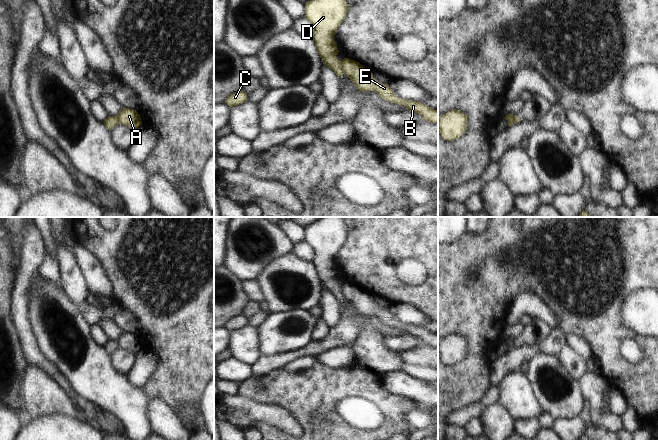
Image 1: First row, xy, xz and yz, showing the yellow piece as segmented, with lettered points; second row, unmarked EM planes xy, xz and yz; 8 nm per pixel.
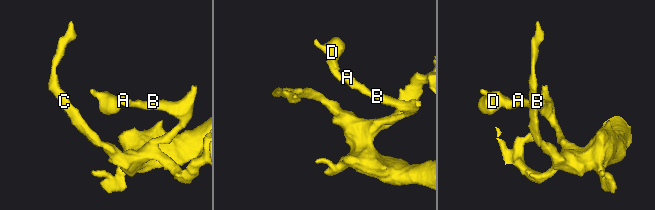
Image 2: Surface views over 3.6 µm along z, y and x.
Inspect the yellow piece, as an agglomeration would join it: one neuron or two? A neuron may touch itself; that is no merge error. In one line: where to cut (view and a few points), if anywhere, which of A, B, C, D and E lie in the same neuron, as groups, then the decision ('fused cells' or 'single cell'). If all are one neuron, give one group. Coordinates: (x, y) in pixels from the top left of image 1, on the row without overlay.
cut in xz along (340, 285), (344, 297); A B C E / D; fused cells

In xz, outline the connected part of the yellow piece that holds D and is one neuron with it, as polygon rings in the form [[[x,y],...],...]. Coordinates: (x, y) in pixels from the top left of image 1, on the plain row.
[[[321,217],[319,220],[305,227],[305,242],[313,249],[314,258],[312,263],[322,285],[331,292],[339,301],[344,298],[341,285],[336,281],[338,278],[337,267],[334,259],[338,251],[347,239],[348,228],[341,217]]]

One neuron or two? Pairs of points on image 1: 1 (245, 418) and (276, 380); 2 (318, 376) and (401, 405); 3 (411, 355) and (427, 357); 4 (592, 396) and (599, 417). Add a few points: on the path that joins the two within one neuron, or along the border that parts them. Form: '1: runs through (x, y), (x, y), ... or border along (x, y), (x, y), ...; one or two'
1: border along (237, 394), (261, 403), (269, 403), (281, 407); two
2: runs through (339, 382), (366, 383), (380, 396); one
3: runs through (415, 356), (423, 356); one
4: runs through (593, 401), (594, 412); one

